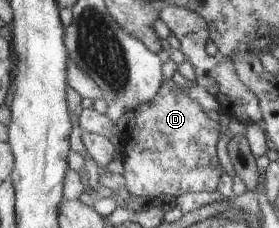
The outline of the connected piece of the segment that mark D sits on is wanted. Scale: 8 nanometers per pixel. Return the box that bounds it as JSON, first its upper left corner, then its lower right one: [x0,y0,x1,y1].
[120,78,222,202]

